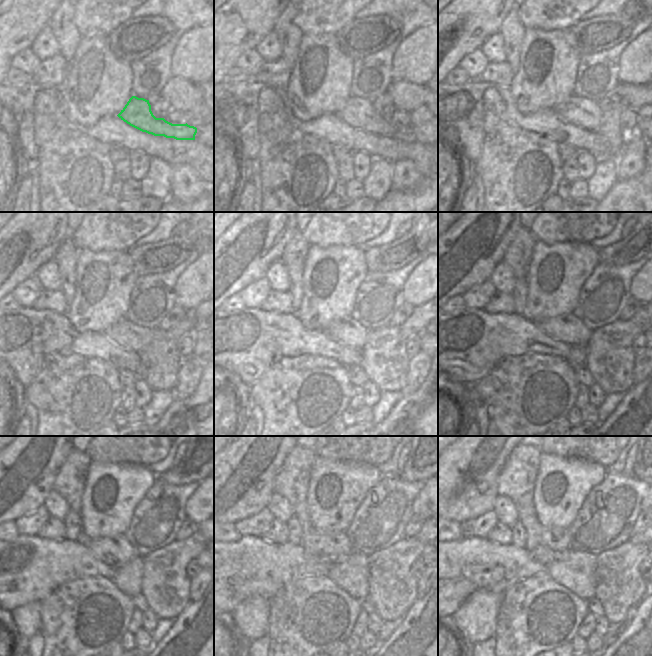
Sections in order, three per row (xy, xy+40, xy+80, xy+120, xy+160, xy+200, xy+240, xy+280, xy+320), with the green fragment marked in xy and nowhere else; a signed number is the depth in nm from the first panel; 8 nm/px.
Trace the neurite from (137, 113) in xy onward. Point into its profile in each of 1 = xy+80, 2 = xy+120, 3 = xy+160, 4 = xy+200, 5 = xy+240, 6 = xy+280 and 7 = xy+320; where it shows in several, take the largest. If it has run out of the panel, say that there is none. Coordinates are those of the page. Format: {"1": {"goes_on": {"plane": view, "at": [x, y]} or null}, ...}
{"1": {"goes_on": {"plane": "xy+80", "at": [584, 113]}}, "2": {"goes_on": {"plane": "xy+120", "at": [124, 334]}}, "3": {"goes_on": {"plane": "xy+160", "at": [348, 332]}}, "4": {"goes_on": {"plane": "xy+200", "at": [566, 328]}}, "5": {"goes_on": {"plane": "xy+240", "at": [115, 551]}}, "6": {"goes_on": {"plane": "xy+280", "at": [292, 481]}}, "7": {"goes_on": {"plane": "xy+320", "at": [516, 480]}}}

